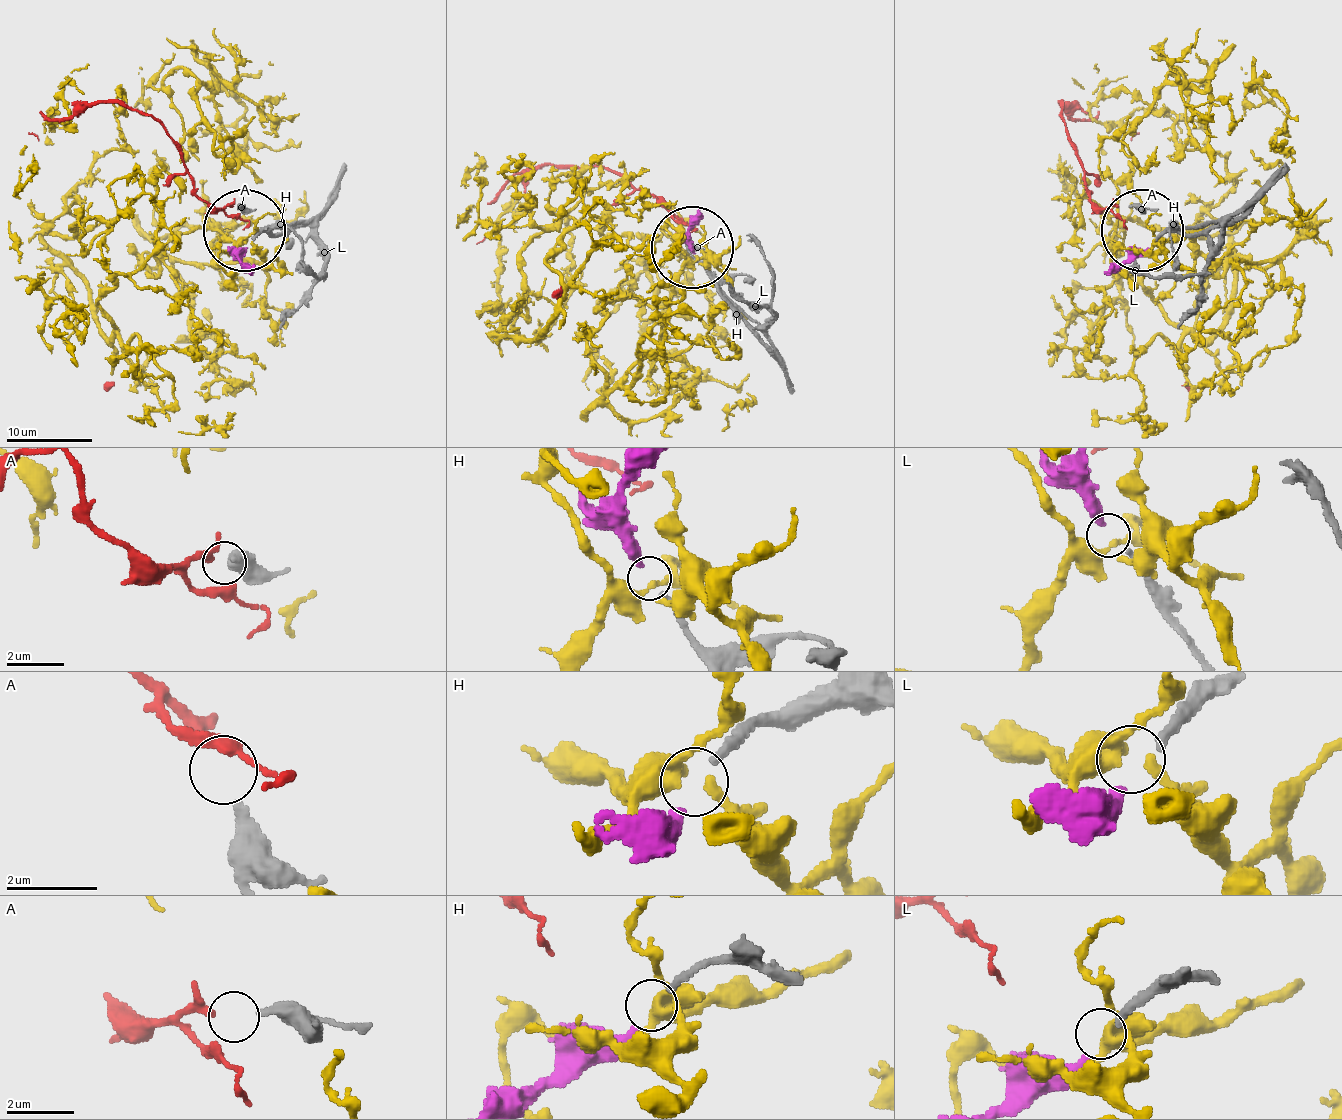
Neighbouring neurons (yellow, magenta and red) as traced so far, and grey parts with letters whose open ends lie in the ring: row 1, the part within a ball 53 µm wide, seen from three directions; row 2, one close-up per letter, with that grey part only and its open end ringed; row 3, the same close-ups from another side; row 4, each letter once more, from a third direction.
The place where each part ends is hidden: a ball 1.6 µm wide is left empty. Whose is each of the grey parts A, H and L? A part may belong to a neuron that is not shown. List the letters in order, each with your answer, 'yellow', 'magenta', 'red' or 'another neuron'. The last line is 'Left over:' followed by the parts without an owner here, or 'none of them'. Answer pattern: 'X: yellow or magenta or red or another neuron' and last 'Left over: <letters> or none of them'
A: red
H: magenta
L: another neuron
Left over: L

